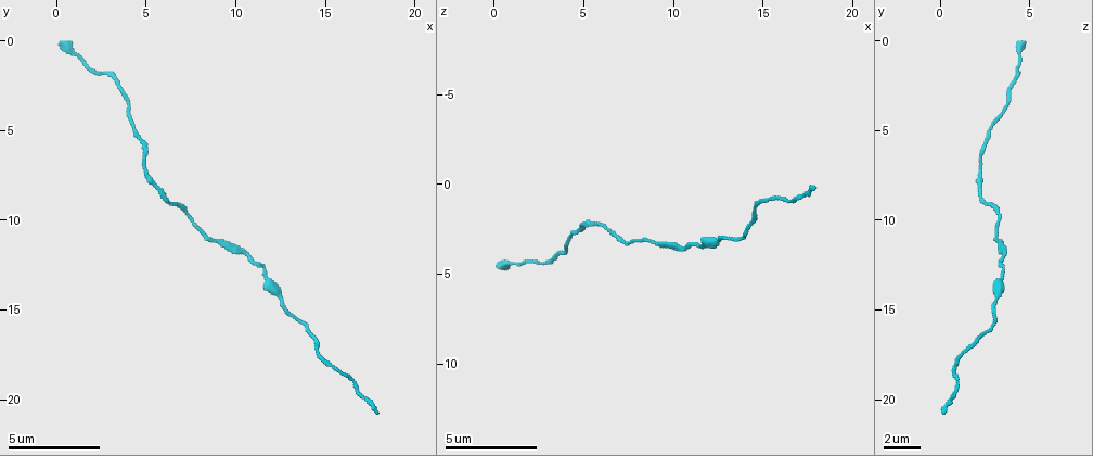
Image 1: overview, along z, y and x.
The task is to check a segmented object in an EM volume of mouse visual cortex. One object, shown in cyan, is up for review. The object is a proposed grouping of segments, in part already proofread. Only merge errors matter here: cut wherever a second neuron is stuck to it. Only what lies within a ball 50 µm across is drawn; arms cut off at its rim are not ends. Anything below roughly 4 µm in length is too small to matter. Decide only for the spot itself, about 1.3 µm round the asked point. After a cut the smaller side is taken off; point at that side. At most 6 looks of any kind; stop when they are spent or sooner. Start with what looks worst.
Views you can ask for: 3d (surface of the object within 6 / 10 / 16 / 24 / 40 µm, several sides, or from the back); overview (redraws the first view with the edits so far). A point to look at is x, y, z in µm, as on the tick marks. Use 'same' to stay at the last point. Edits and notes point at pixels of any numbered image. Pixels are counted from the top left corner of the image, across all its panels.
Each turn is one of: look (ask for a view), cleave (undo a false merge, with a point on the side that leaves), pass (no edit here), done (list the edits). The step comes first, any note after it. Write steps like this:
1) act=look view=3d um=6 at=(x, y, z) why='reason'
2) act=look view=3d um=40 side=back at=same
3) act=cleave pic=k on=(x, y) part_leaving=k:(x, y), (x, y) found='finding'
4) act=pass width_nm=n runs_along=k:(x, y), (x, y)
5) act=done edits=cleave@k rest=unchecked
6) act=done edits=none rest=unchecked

act=look view=3d um=10 at=(12.5, 14.8, 2.9) why='calibre changes'

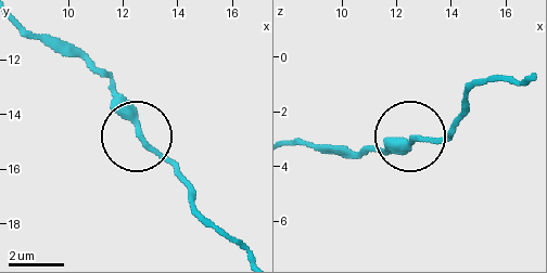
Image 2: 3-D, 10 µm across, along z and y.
act=pass width_nm=230 found='one neuron here'

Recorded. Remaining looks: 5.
act=look view=3d um=16 at=(8.1, 10.8, 3.1)

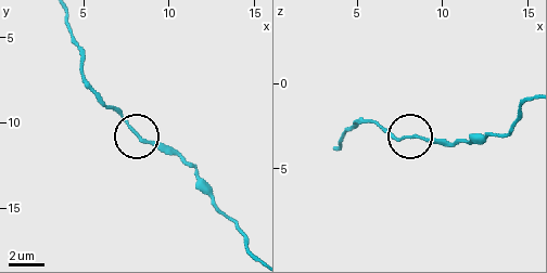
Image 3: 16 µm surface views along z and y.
act=pass side_arm_um=16 found='one neuron here'

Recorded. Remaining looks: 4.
act=look view=3d um=10 at=(5.0, 7.1, 2.1)

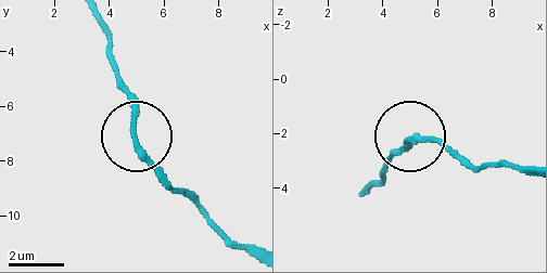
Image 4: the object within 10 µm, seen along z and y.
act=pass runs_along=4:(225, 232), (138, 141), (136, 114), (115, 67) found='continuous, no second neuron'

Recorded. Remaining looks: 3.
act=done edits=none rest=unchecked

